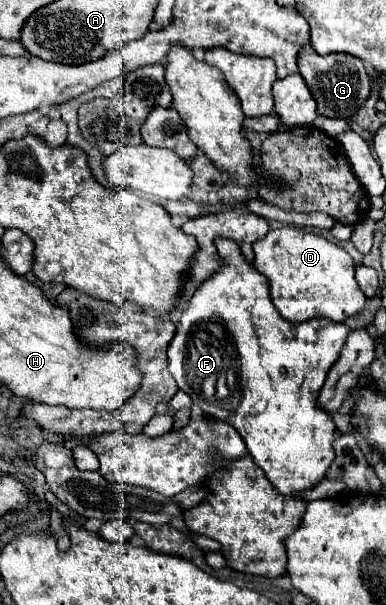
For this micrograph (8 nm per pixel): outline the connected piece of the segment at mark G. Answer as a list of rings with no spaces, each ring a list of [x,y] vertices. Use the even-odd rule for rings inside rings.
[[[308,45],[298,53],[298,69],[318,103],[318,113],[324,117],[350,119],[370,97],[370,77],[364,63],[352,55],[318,55]]]

